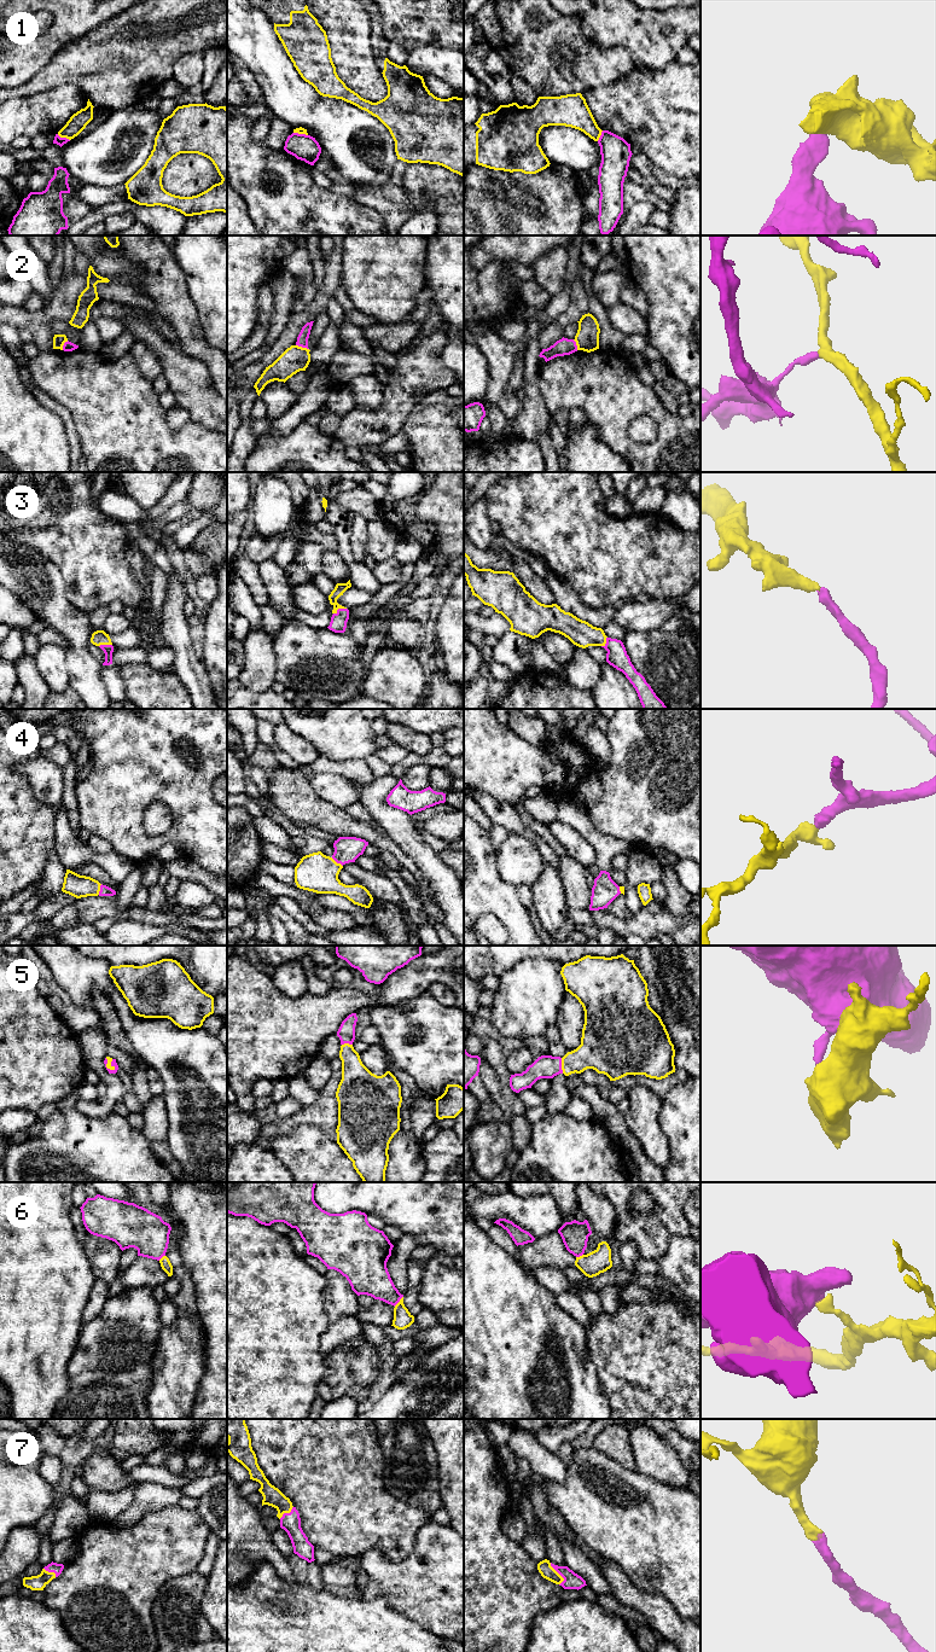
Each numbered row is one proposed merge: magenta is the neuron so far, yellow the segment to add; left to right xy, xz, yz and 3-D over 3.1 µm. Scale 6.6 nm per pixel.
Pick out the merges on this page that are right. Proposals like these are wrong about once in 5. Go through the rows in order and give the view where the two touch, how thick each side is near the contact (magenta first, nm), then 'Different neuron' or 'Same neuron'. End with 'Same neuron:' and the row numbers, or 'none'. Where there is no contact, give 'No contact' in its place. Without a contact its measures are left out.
1: Touches magenta in xy. Thickness 60 nm (magenta) against 120 nm. Different neuron
2: Touches magenta in xz. Thickness 80 nm (magenta) against 170 nm. Different neuron
3: Touches magenta in xz. Thickness 110 nm (magenta) against 70 nm. Same neuron
4: Touches magenta in xz. Thickness 180 nm (magenta) against 260 nm. Same neuron
5: Touches magenta in yz. Thickness 160 nm (magenta) against 220 nm. Same neuron
6: Touches magenta in xz. Thickness 240 nm (magenta) against 130 nm. Different neuron
7: Touches magenta in yz. Thickness 110 nm (magenta) against 90 nm. Same neuron
Same neuron: 3, 4, 5, 7

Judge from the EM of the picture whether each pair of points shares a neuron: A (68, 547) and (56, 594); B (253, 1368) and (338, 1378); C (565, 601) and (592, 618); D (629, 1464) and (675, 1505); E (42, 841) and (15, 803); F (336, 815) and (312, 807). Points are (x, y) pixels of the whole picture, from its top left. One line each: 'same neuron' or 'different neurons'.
A: different neurons
B: different neurons
C: same neuron
D: different neurons
E: same neuron
F: same neuron

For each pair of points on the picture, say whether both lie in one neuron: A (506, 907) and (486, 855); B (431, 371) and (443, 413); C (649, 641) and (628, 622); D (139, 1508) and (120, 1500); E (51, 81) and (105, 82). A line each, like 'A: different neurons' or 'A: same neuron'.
A: same neuron
B: different neurons
C: different neurons
D: different neurons
E: same neuron

